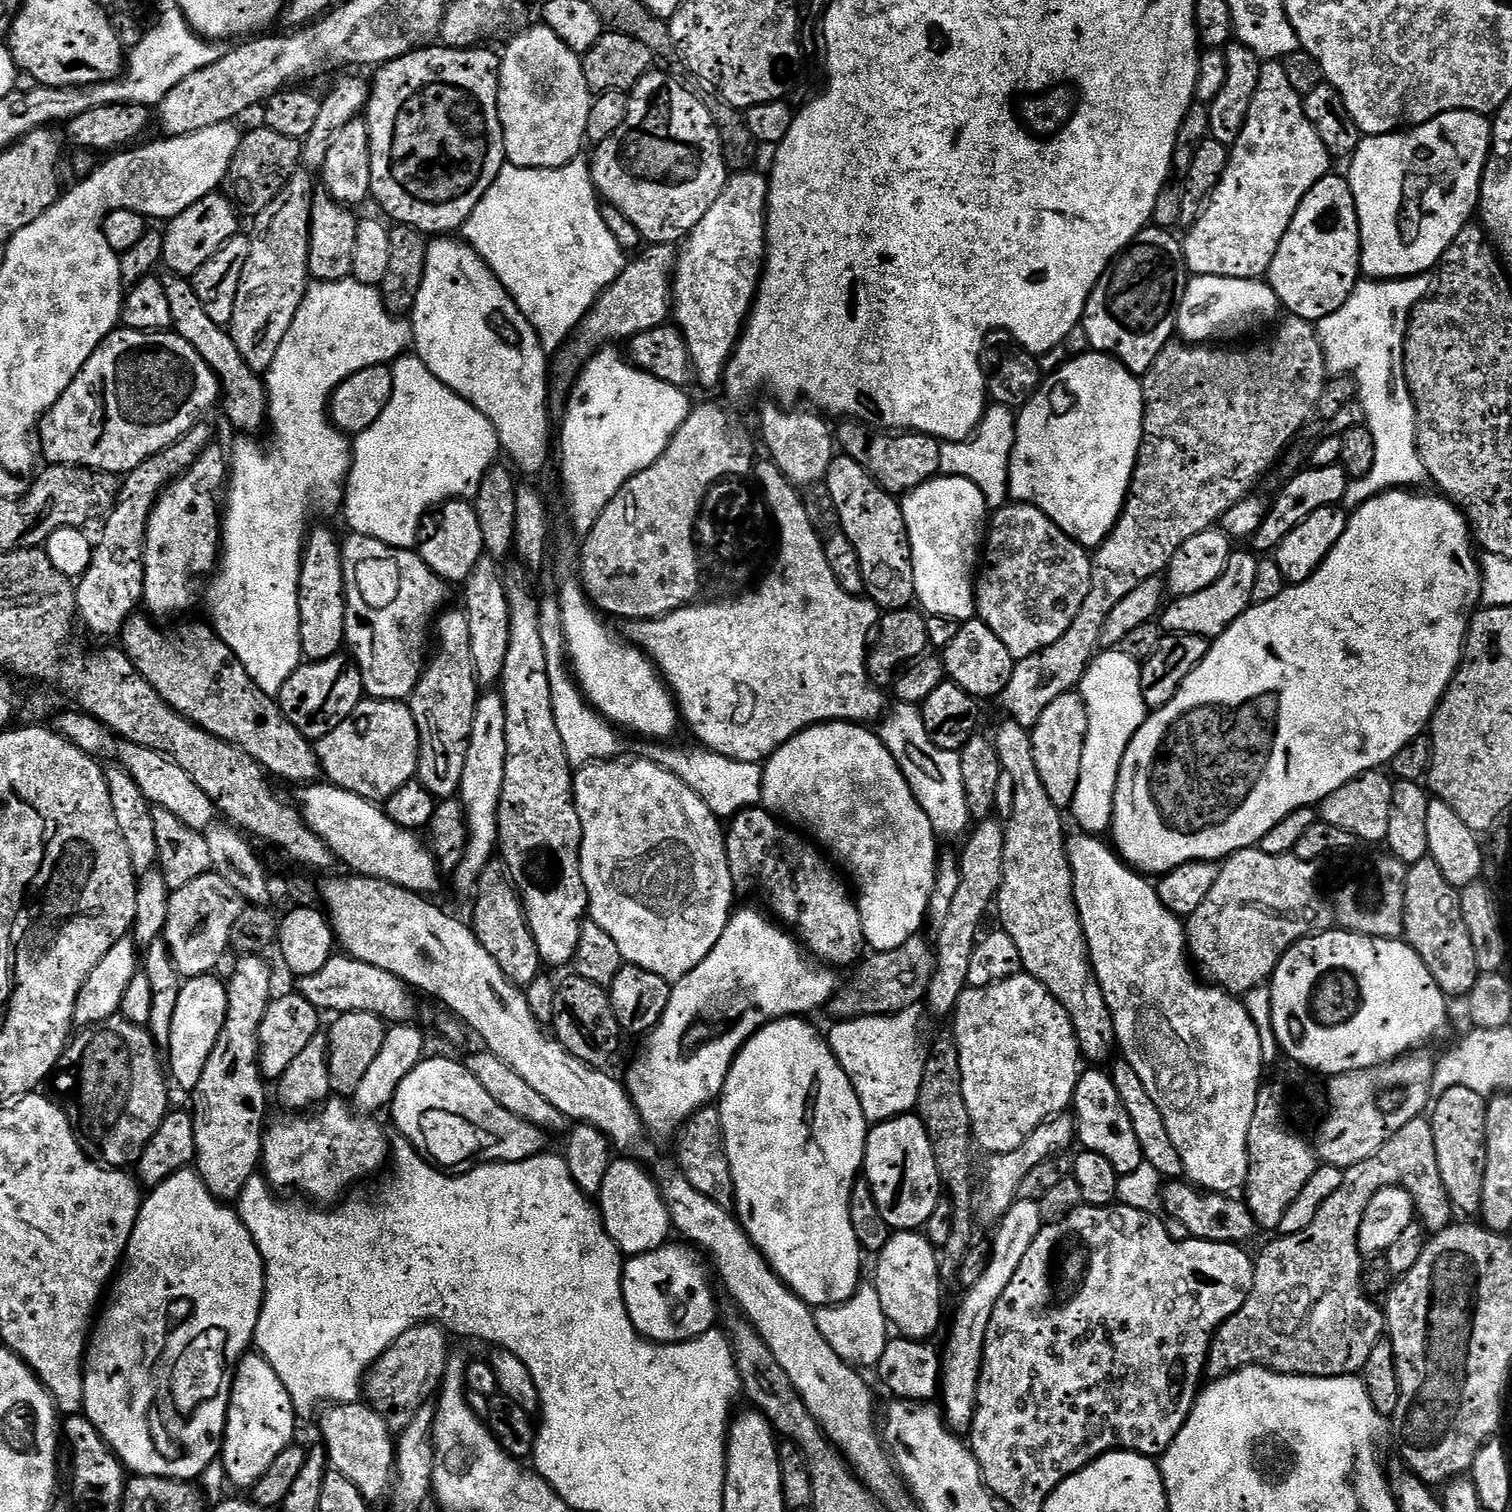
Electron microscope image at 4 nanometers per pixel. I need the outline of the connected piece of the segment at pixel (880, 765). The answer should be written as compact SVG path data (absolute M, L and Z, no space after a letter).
M856 722L816 724L787 740L763 765L762 804L781 821L797 824L792 825L797 829L805 828L800 830L841 869L848 871L847 879L854 885L856 908L862 918L864 943L873 953L878 953L902 946L926 924L928 903L936 885L938 837L930 826L930 818L918 806L902 770L889 763L886 746L868 728L871 727Z

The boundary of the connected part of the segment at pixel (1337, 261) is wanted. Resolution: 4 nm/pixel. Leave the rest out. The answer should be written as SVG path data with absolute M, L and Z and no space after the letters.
M1343 175L1323 176L1302 198L1267 270L1266 283L1291 315L1318 322L1348 301L1361 276L1360 219L1352 187Z

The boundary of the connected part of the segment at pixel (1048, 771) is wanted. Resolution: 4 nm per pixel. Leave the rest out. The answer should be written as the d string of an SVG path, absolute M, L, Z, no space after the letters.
M1073 690L1054 698L1054 702L1042 710L1042 718L1038 718L1030 733L1035 765L1047 797L1057 808L1071 809L1074 790L1078 790L1078 778L1082 774L1082 750L1088 733L1088 715L1079 691Z

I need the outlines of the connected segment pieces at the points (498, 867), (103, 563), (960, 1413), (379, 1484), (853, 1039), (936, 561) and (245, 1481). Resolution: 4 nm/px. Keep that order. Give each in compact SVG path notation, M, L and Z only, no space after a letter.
M493 858L486 866L486 870L482 870L476 883L475 900L476 905L472 908L470 927L483 949L489 952L490 958L494 958L494 962L498 962L502 974L506 974L506 978L511 984L527 986L530 982L534 982L542 974L542 961L538 954L538 946L534 942L534 934L530 930L528 920L524 917L524 903L520 901L516 885L512 883L512 878L509 876L507 868L504 867L503 860Z
M208 422L195 424L181 440L154 454L123 477L116 504L103 521L100 541L97 539L92 549L89 568L75 585L78 616L90 631L115 637L129 616L141 607L144 598L144 528L148 525L148 513L157 496L212 443L212 428Z
M1017 1200L1012 1209L998 1221L996 1237L990 1243L986 1270L982 1278L978 1278L978 1282L974 1282L974 1286L963 1293L964 1301L952 1320L948 1345L942 1348L942 1415L948 1427L957 1434L972 1432L972 1423L976 1420L980 1374L984 1366L986 1330L990 1326L994 1306L998 1298L1002 1298L1002 1290L1010 1286L1014 1274L1018 1274L1018 1266L1022 1266L1022 1258L1026 1258L1026 1250L1030 1250L1030 1242L1034 1242L1034 1238L1040 1233L1040 1212L1042 1208L1039 1203Z
M357 1402L329 1407L329 1412L320 1420L320 1432L324 1435L323 1447L328 1453L331 1467L341 1472L369 1502L389 1495L396 1471L396 1444L394 1433L385 1420L367 1403Z
M915 1007L891 1016L858 1016L855 1020L833 1023L831 1025L833 1028L826 1032L828 1044L838 1058L842 1070L846 1070L846 1078L850 1078L850 1086L854 1086L854 1094L858 1094L862 1114L869 1125L881 1124L894 1119L895 1116L909 1115L915 1109L924 1073L922 1048L920 1052L920 1011L919 1007Z
M937 476L901 499L910 538L916 600L929 615L959 622L975 617L975 577L988 520L978 486L957 476Z
M249 1351L240 1359L240 1364L236 1368L236 1376L232 1380L232 1393L228 1403L228 1424L224 1427L222 1463L228 1475L229 1485L233 1489L251 1490L258 1482L258 1478L262 1478L262 1474L270 1470L274 1458L278 1458L282 1450L293 1447L295 1440L292 1439L296 1436L296 1419L298 1419L298 1413L294 1402L282 1378L274 1374L274 1366L270 1366L270 1362L266 1362L266 1358L260 1355L259 1351Z

